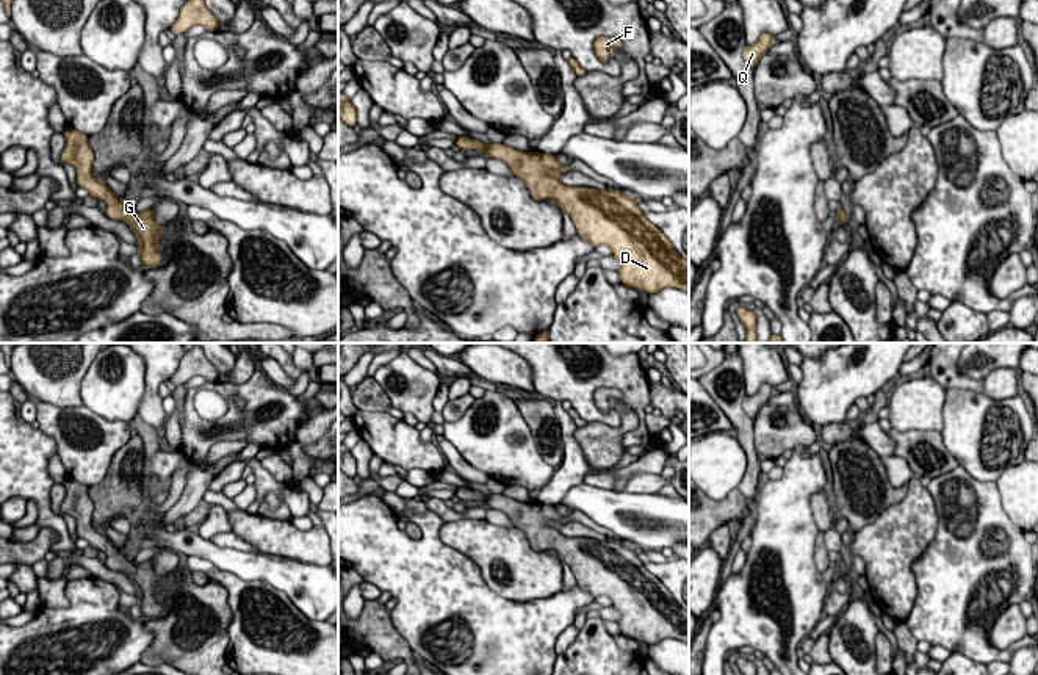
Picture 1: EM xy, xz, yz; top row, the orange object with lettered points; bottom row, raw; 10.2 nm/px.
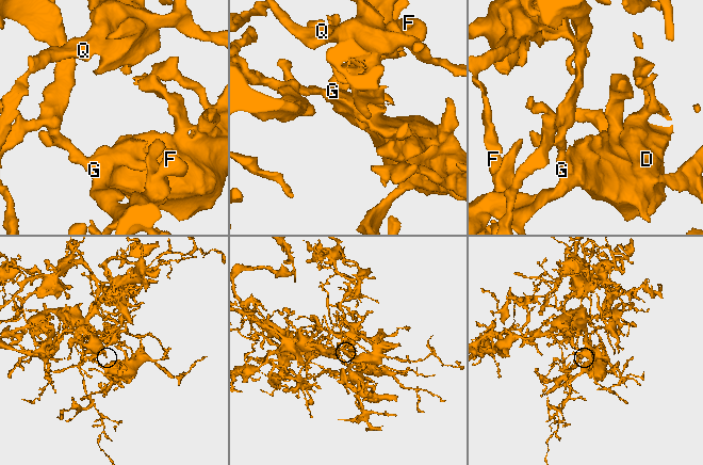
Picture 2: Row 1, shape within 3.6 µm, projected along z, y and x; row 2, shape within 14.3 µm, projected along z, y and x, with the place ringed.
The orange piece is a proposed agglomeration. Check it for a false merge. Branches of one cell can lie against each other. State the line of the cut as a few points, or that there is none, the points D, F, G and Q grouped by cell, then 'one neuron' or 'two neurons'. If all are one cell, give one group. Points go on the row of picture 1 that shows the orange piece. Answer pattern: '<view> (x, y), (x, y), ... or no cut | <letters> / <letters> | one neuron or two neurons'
no cut | D F G Q | one neuron

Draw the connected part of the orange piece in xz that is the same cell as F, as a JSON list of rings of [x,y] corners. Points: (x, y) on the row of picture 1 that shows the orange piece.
[[[601,36],[593,41],[593,50],[601,61],[607,61],[611,56],[611,50],[622,50],[622,41],[617,38]]]

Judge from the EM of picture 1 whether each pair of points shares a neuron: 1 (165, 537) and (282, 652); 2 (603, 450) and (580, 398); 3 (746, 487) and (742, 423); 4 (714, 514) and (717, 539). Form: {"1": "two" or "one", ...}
{"1": "two", "2": "two", "3": "one", "4": "two"}

